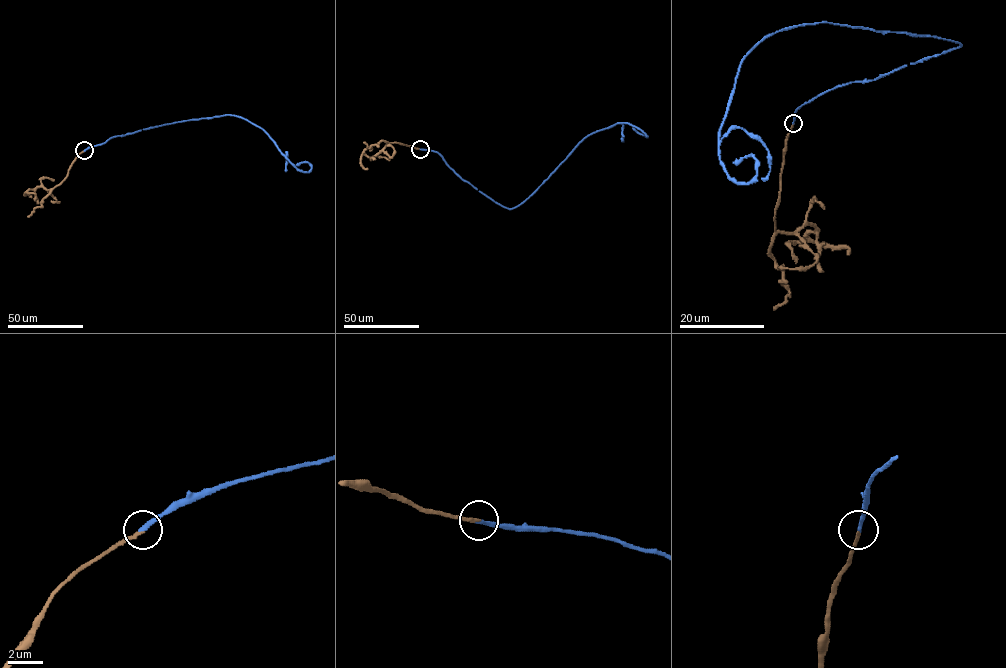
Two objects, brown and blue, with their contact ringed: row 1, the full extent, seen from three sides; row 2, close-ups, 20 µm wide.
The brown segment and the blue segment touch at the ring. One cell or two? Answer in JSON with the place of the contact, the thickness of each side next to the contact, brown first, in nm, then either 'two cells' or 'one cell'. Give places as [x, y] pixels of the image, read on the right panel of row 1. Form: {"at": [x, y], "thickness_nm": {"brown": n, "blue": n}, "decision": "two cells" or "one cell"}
{"at": [793, 123], "thickness_nm": {"brown": 170, "blue": 220}, "decision": "one cell"}

